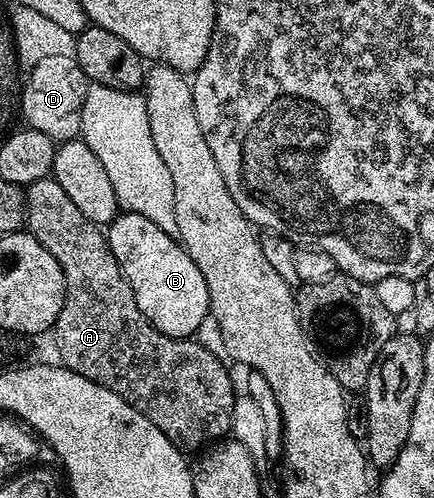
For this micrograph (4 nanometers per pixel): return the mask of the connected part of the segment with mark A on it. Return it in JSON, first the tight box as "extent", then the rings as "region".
{"extent":[25,177,237,453],"region":[[[48,177],[33,181],[25,188],[25,194],[26,230],[37,237],[49,253],[53,253],[61,265],[67,286],[67,298],[63,300],[63,308],[53,328],[55,347],[59,350],[58,362],[73,373],[117,393],[117,397],[149,417],[149,421],[153,421],[153,425],[169,437],[171,444],[184,453],[198,452],[204,445],[222,440],[231,431],[233,405],[237,398],[237,390],[227,372],[228,364],[213,357],[213,353],[209,353],[209,349],[202,347],[194,338],[169,337],[144,317],[141,309],[137,309],[137,297],[133,297],[133,289],[129,289],[129,281],[123,276],[117,257],[113,257],[109,249],[104,228],[89,221],[73,205],[72,198],[61,189],[56,179]]]}

